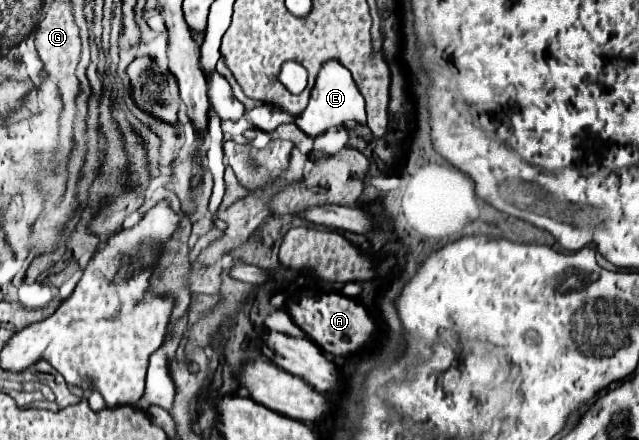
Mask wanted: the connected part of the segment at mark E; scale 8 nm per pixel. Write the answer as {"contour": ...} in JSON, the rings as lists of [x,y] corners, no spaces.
{"contour":[[[327,60],[319,74],[317,74],[317,82],[311,90],[311,98],[309,104],[305,108],[303,114],[299,114],[295,118],[295,124],[307,134],[307,136],[319,136],[323,132],[327,132],[329,128],[341,126],[343,122],[357,122],[357,124],[365,124],[367,122],[367,114],[365,114],[365,100],[363,96],[357,92],[357,86],[351,78],[351,72],[339,64],[337,60]]]}

